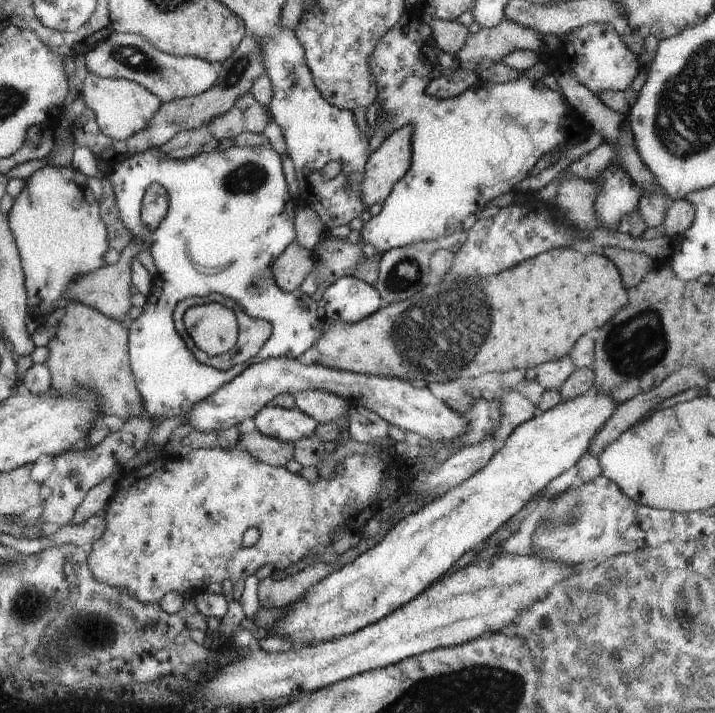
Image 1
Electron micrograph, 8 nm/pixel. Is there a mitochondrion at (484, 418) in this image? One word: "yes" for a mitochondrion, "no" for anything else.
no

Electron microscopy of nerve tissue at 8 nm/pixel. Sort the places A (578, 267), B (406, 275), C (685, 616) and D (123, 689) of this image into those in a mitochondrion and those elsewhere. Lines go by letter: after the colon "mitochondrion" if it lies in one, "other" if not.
A: other
B: mitochondrion
C: other
D: other

